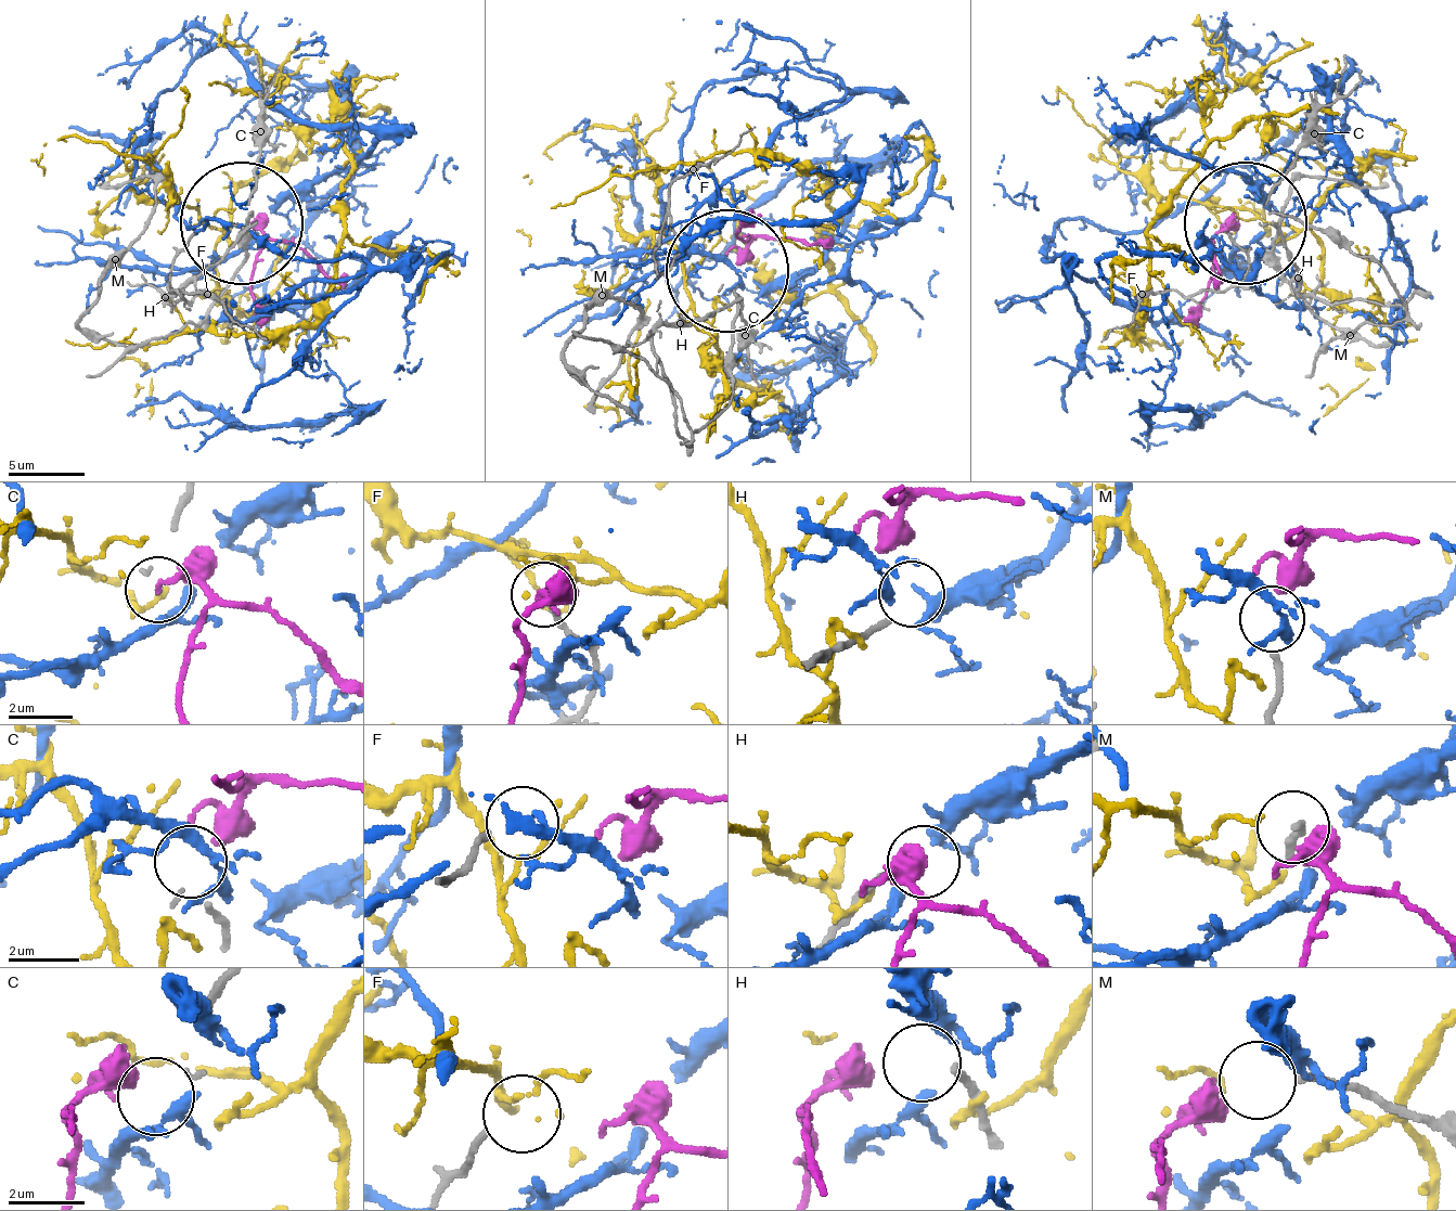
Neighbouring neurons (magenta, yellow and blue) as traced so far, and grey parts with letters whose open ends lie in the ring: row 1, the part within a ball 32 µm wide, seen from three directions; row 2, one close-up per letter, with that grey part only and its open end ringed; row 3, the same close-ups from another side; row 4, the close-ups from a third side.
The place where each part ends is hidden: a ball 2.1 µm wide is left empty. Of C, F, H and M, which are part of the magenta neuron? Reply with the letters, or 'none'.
M

